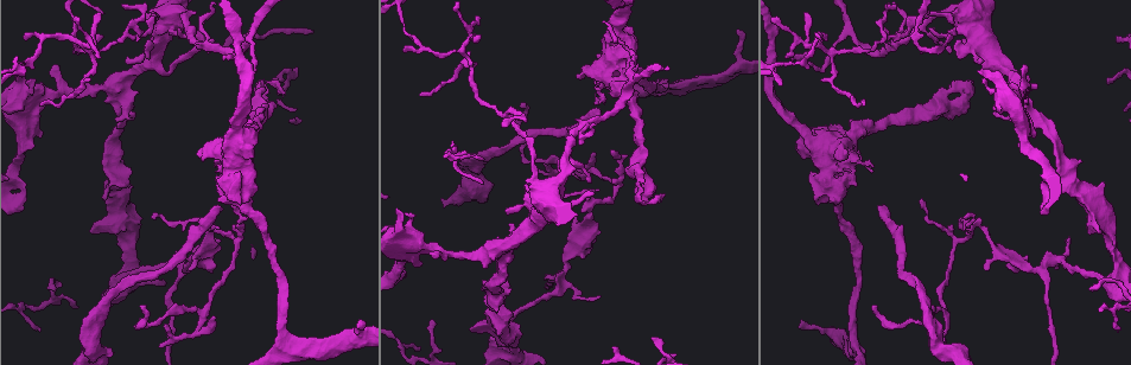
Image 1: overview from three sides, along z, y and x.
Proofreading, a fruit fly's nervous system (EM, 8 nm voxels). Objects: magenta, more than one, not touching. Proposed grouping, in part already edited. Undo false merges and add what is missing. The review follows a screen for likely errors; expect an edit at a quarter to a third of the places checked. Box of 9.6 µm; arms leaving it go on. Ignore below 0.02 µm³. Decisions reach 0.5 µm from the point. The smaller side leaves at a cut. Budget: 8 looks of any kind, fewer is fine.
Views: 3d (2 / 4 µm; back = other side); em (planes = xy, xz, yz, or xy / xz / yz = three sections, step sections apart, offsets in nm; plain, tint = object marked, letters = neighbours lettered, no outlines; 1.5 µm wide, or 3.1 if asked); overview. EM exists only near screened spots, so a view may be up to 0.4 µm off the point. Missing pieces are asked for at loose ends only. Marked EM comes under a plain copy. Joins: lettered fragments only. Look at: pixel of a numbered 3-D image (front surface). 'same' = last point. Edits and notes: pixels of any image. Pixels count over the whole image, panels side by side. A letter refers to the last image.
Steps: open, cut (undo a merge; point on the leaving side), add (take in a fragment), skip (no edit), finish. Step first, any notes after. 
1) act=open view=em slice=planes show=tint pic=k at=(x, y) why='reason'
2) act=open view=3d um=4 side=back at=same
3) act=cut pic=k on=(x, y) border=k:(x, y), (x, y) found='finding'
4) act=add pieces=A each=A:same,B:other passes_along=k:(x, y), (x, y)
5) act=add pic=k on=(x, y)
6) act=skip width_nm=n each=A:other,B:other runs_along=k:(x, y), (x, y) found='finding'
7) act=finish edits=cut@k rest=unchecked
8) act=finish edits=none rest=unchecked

act=open view=3d um=4 pic=1 at=(597, 110) why='end of a long branch'

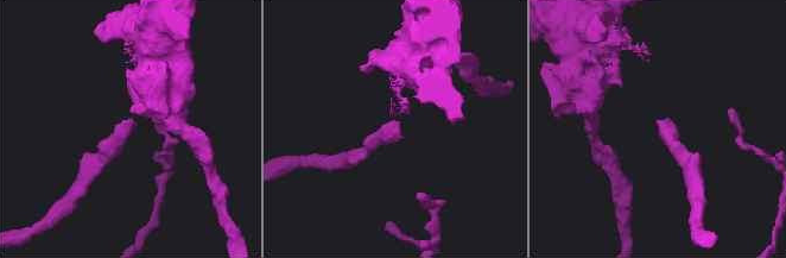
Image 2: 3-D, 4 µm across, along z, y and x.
act=open view=em slice=xz step=8 show=tint pic=2 at=(657, 123) why='now the EM'

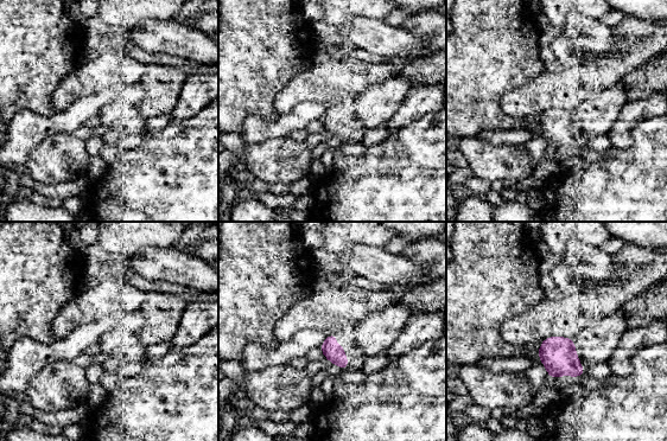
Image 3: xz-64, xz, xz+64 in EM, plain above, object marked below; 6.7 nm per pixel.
act=open view=em slice=planes show=letters at=same

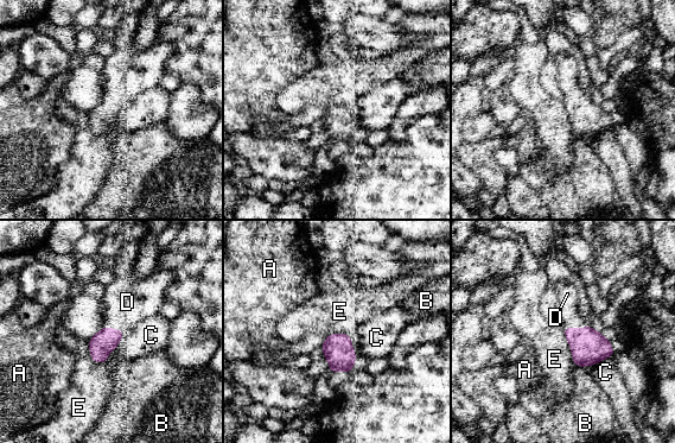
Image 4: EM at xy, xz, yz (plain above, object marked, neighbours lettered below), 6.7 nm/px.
act=add pieces=D longest_contact=E:200nm each=A:other,B:other,C:other,D:same,E:other found='it goes on there'

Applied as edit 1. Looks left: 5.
act=open view=3d um=4 pic=1 at=(539, 161)

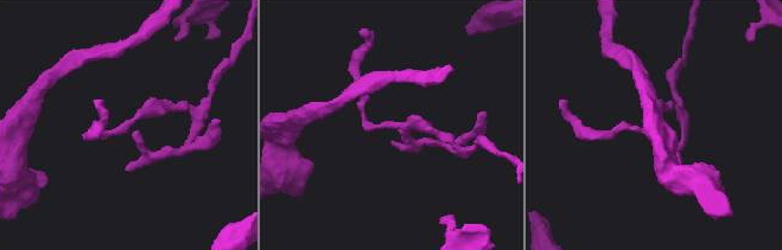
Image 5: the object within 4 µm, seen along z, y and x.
act=open view=em slice=planes show=tint pic=5 at=(393, 123)

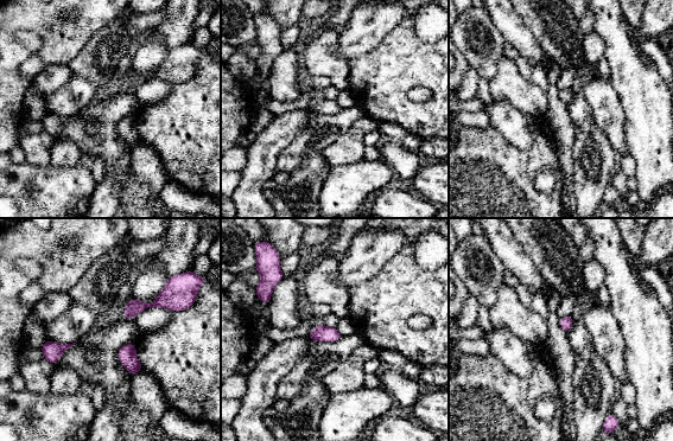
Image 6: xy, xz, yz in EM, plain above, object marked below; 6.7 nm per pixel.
act=open view=em slice=planes show=letters at=same

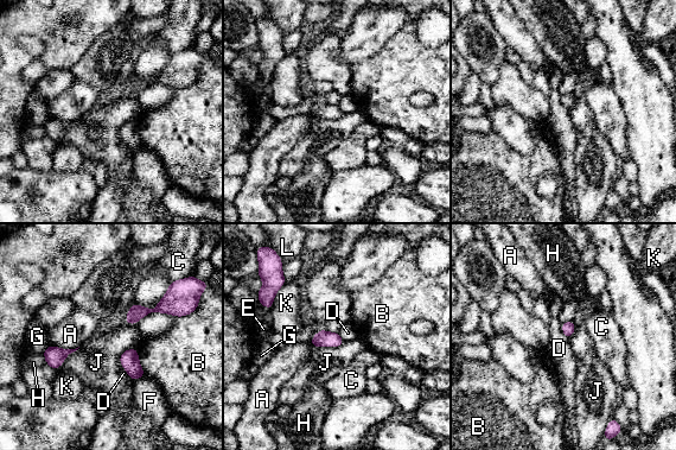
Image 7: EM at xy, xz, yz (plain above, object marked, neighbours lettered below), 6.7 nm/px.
act=skip longest_contact=K:220nm each=A:other,B:other,C:other,D:other,E:other,F:other,G:other,H:other,J:other,K:other,L:other border=7:(120, 362), (132, 380) found='continuous, no second cell'

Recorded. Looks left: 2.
act=open view=em slice=planes show=letters pic=1 at=(957, 241) why='abrupt turn'

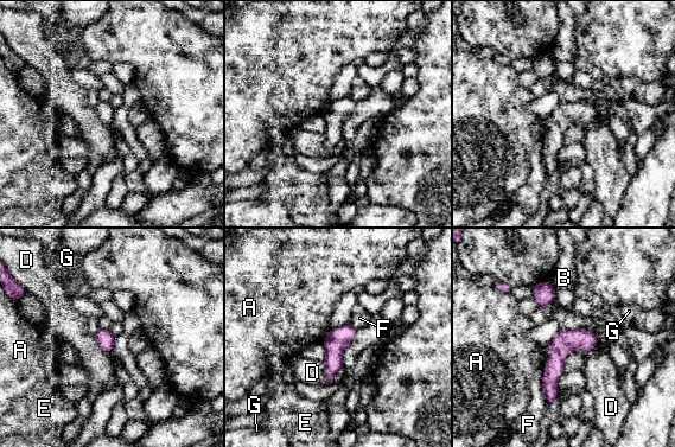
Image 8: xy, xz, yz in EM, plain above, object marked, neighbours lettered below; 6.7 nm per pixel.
act=skip each=A:other,B:other,D:other,E:other,F:other,G:other border=8:(548, 344), (548, 357), (546, 359) found='all the same cell'

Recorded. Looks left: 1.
act=finish edits=add@4 rest=unchecked

